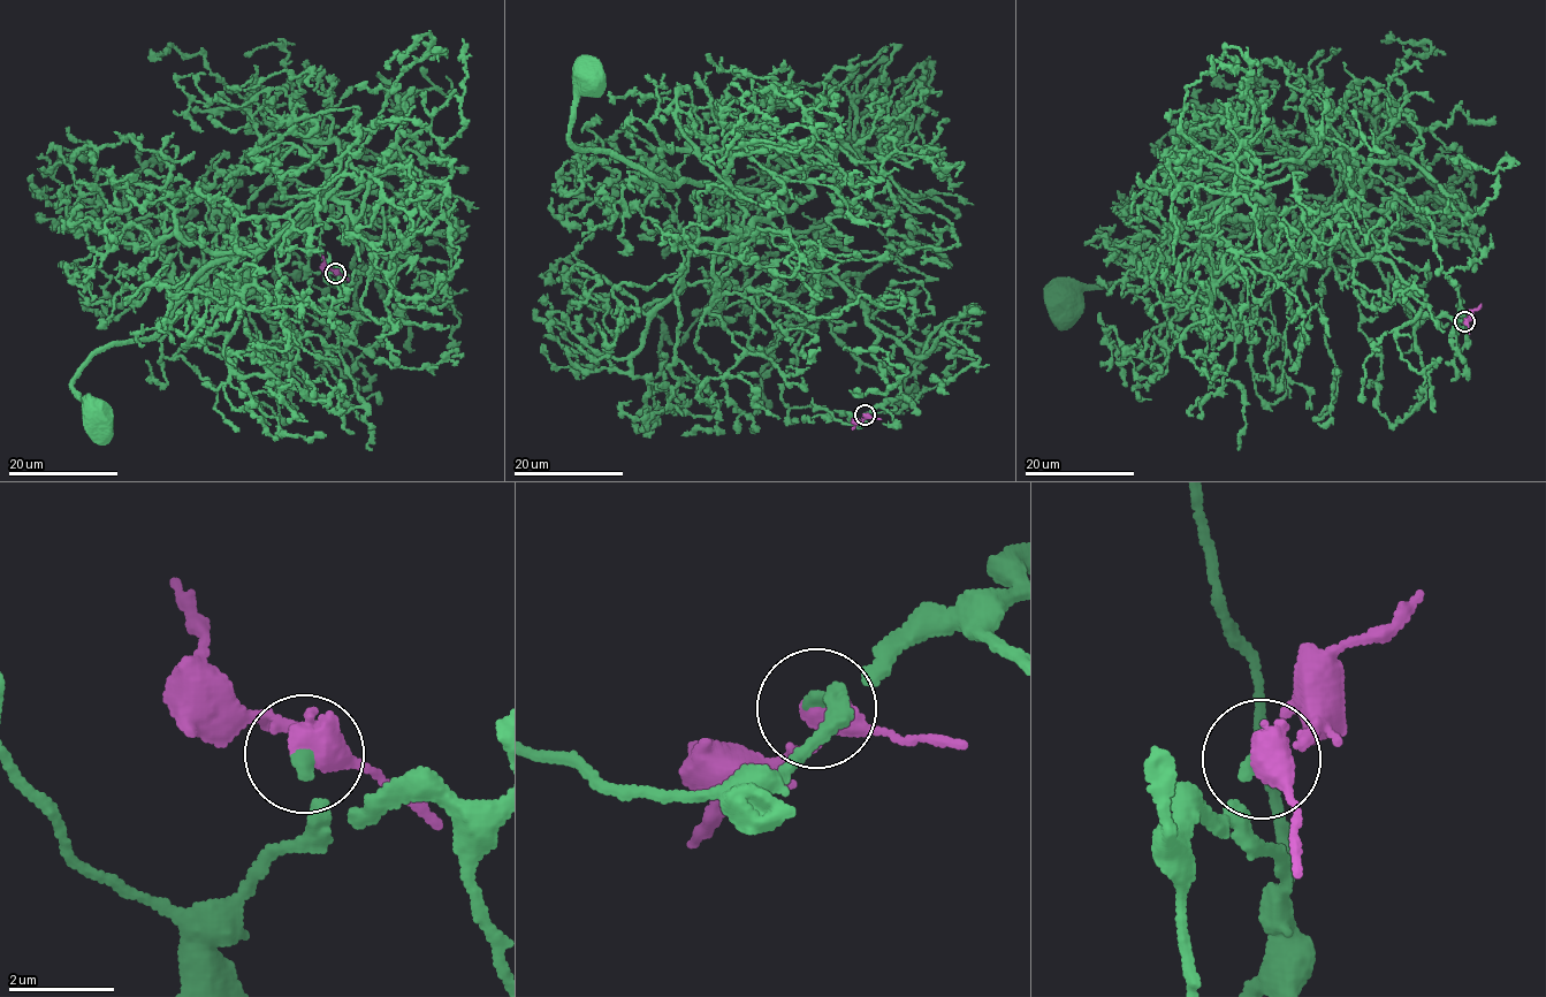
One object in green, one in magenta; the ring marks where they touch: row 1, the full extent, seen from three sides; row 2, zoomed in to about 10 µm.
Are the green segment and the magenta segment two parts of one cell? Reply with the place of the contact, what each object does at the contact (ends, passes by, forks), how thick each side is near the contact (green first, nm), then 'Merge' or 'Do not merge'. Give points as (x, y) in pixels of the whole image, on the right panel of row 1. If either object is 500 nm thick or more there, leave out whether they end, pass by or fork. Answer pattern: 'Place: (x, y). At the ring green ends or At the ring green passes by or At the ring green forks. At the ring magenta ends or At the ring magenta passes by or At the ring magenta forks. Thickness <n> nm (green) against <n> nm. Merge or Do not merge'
Place: (1464, 321). At the ring green ends. At the ring magenta passes by. Thickness 220 nm (green) against 480 nm. Merge

